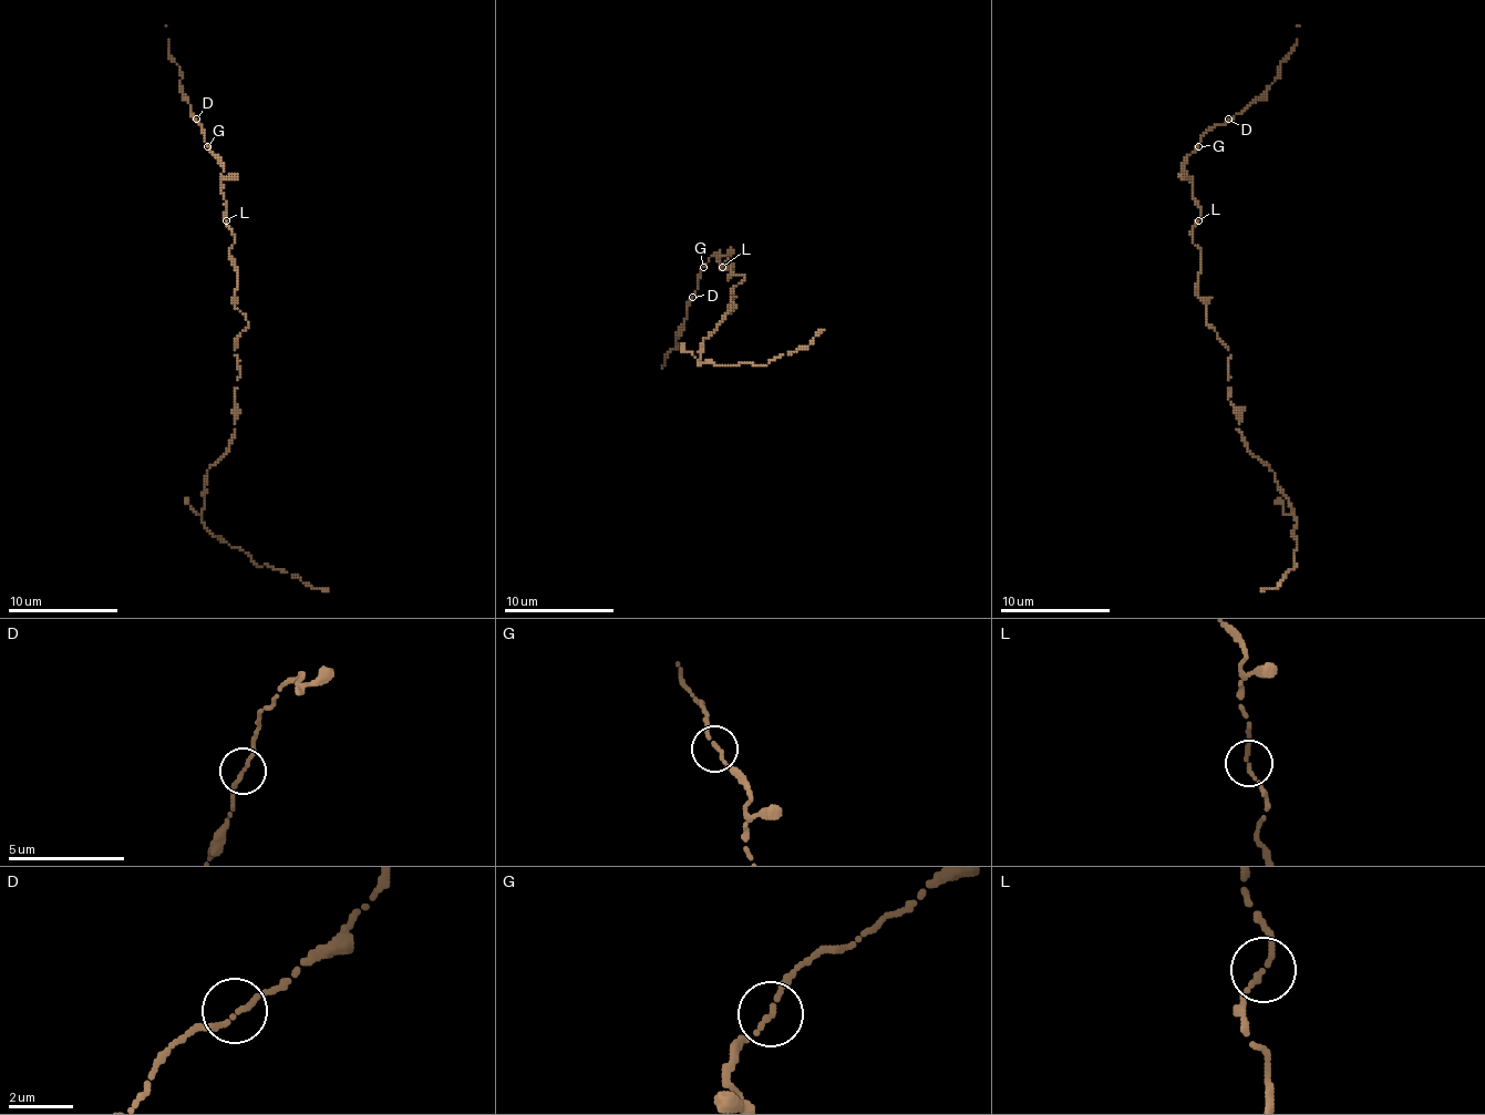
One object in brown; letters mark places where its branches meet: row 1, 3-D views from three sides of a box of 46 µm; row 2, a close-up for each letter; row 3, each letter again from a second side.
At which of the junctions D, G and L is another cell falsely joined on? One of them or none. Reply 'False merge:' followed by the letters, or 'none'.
False merge: none

